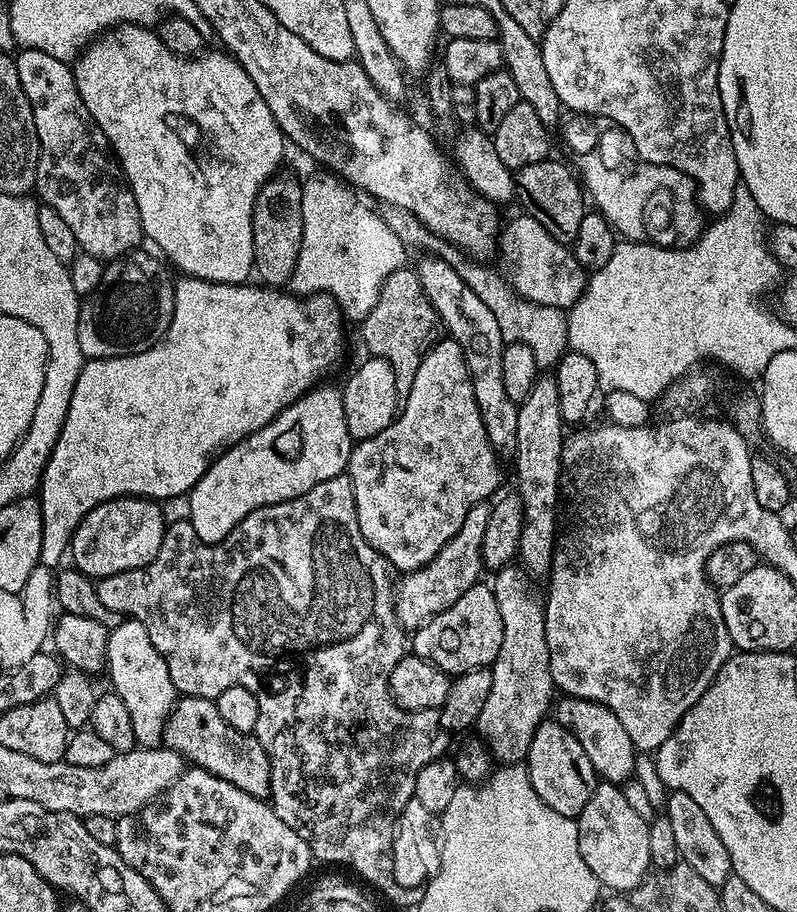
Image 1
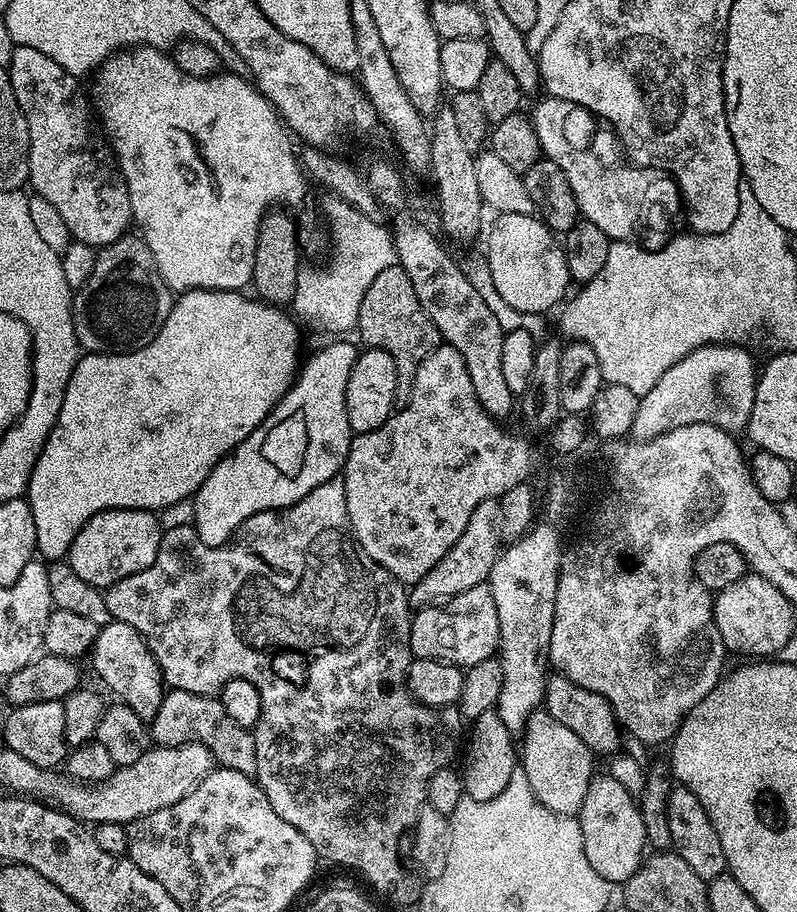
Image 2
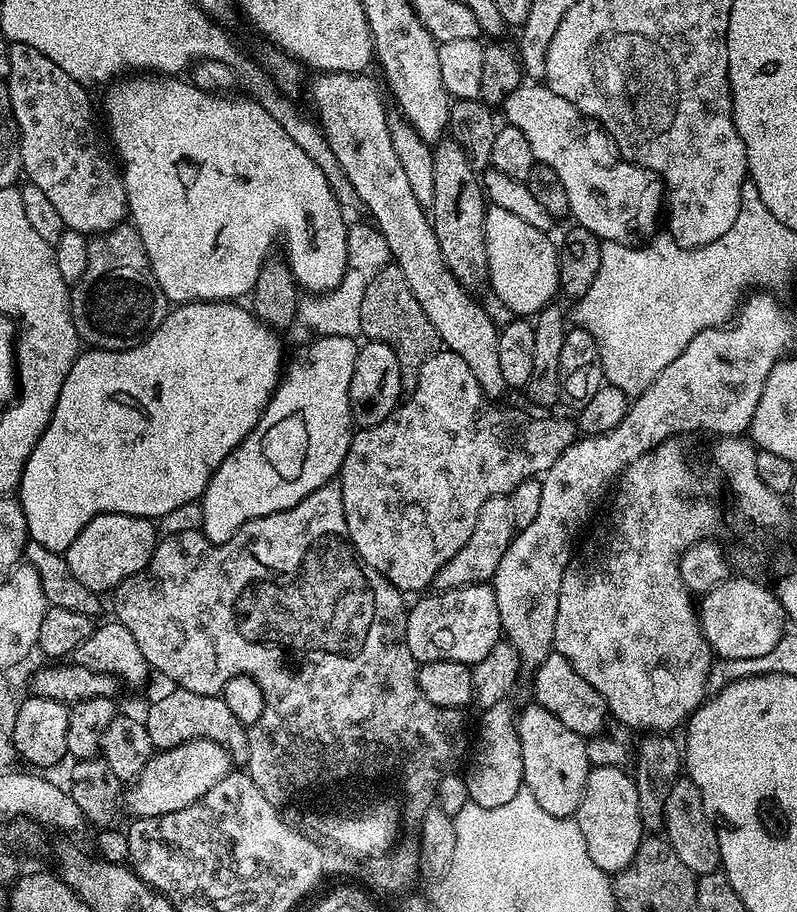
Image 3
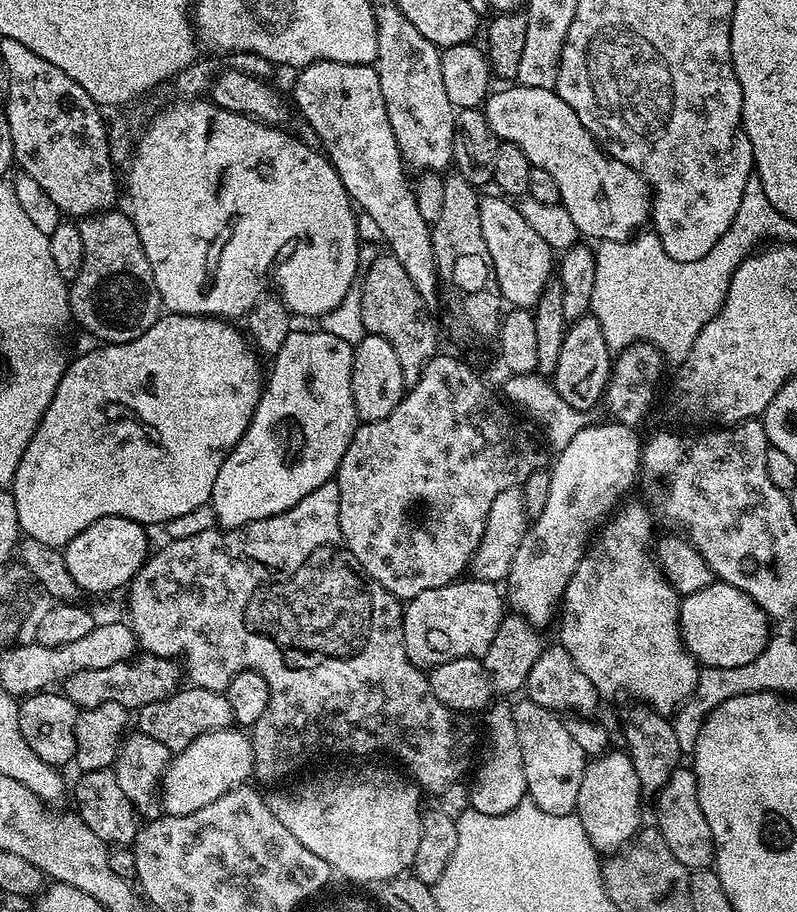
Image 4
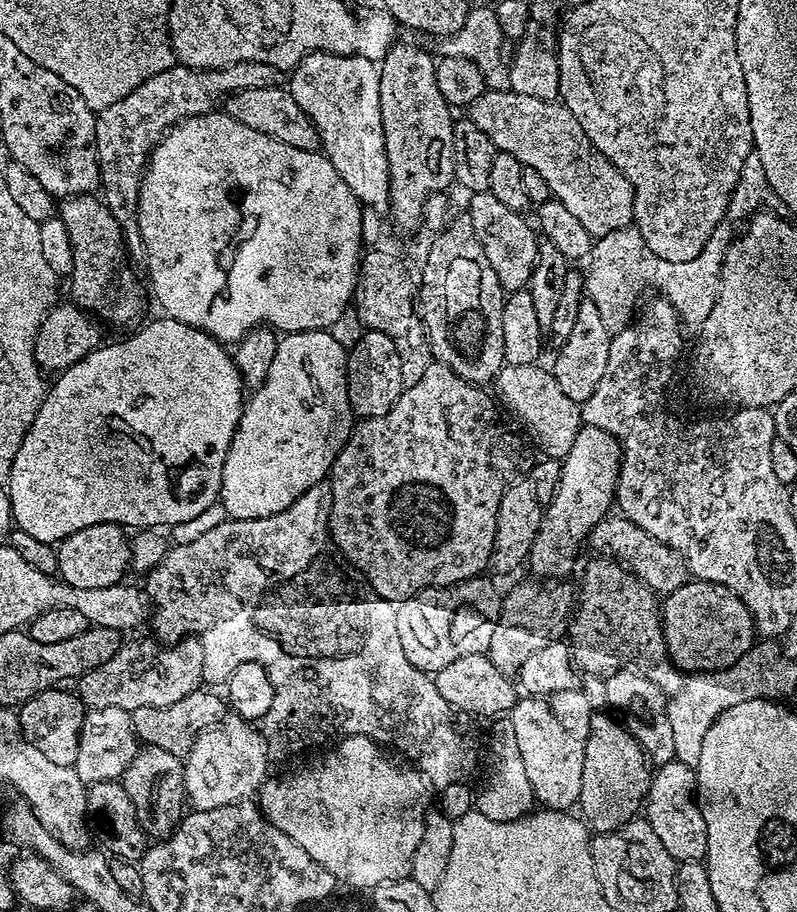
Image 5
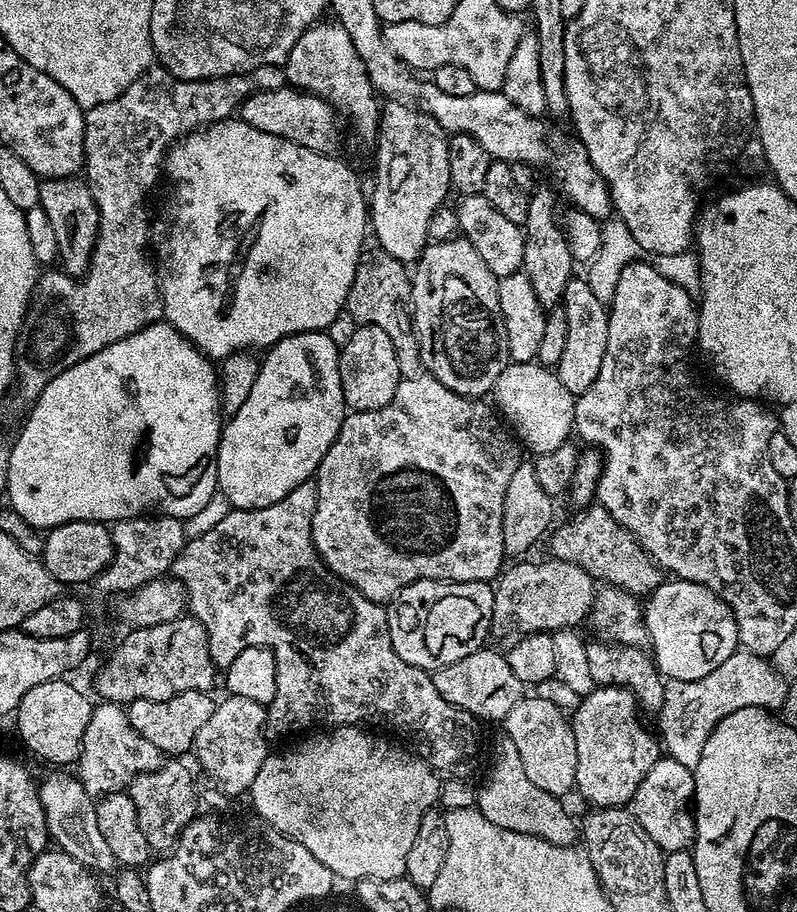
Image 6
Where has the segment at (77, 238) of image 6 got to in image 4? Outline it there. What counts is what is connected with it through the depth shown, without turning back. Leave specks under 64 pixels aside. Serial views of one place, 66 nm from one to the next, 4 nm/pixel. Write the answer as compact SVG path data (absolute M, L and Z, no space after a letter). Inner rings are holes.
M109 210L106 212L98 212L95 216L85 216L79 221L80 233L82 234L82 254L84 258L84 271L78 273L76 277L68 285L68 311L71 319L76 320L96 339L101 345L105 344L125 344L134 338L138 338L142 334L146 334L146 330L150 330L150 326L154 326L154 322L159 320L162 315L162 305L160 303L160 295L158 294L158 286L154 286L154 274L150 270L150 262L146 258L146 254L142 250L142 242L138 238L138 230L134 226L131 215L127 211L116 212L117 210Z

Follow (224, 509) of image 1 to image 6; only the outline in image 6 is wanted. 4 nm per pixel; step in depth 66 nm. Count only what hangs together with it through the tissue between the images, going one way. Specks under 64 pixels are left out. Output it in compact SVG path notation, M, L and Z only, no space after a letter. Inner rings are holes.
M327 331L299 332L284 336L267 349L260 365L258 382L250 390L250 398L223 425L220 448L216 451L219 495L225 496L236 510L266 508L282 502L298 485L309 483L320 469L324 455L330 450L344 425L346 405L340 373L341 349Z

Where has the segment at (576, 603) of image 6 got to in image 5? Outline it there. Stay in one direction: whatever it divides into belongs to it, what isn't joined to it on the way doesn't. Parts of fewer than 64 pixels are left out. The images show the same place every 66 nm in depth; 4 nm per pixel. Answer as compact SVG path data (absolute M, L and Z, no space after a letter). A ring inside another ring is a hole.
M528 578L525 584L516 584L509 592L503 593L500 617L494 626L494 635L490 638L486 653L500 672L519 673L522 662L526 662L526 658L530 658L534 650L542 650L542 646L550 646L550 642L565 639L578 599L573 585L571 588L568 583L564 578L543 582Z

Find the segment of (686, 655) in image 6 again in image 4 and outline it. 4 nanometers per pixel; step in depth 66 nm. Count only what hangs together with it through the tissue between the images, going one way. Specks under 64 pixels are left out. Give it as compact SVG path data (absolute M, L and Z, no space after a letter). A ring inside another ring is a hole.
M713 582L680 601L680 637L697 665L703 667L743 666L757 658L770 637L770 618L742 590Z

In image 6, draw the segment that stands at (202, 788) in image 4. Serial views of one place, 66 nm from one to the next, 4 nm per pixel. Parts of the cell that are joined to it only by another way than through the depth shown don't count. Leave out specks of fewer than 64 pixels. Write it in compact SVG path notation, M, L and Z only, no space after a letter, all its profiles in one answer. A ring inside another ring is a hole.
M229 695L228 700L224 700L215 705L210 718L206 720L206 726L202 726L202 730L198 730L196 742L194 745L194 756L200 759L200 764L204 767L204 772L213 780L213 785L218 786L219 791L223 792L225 797L240 796L251 789L254 778L258 778L258 770L262 770L262 762L269 756L270 748L268 748L269 733L266 731L268 727L268 712L265 705L258 702L250 702L250 698L238 698Z

